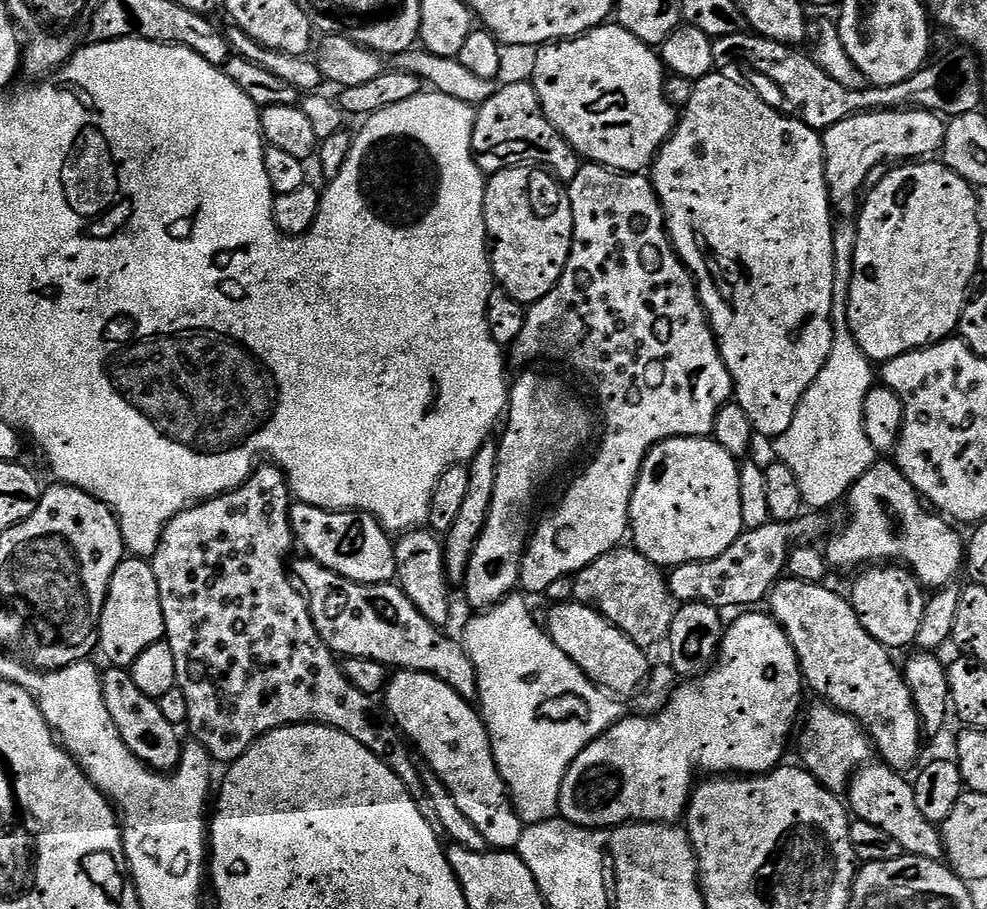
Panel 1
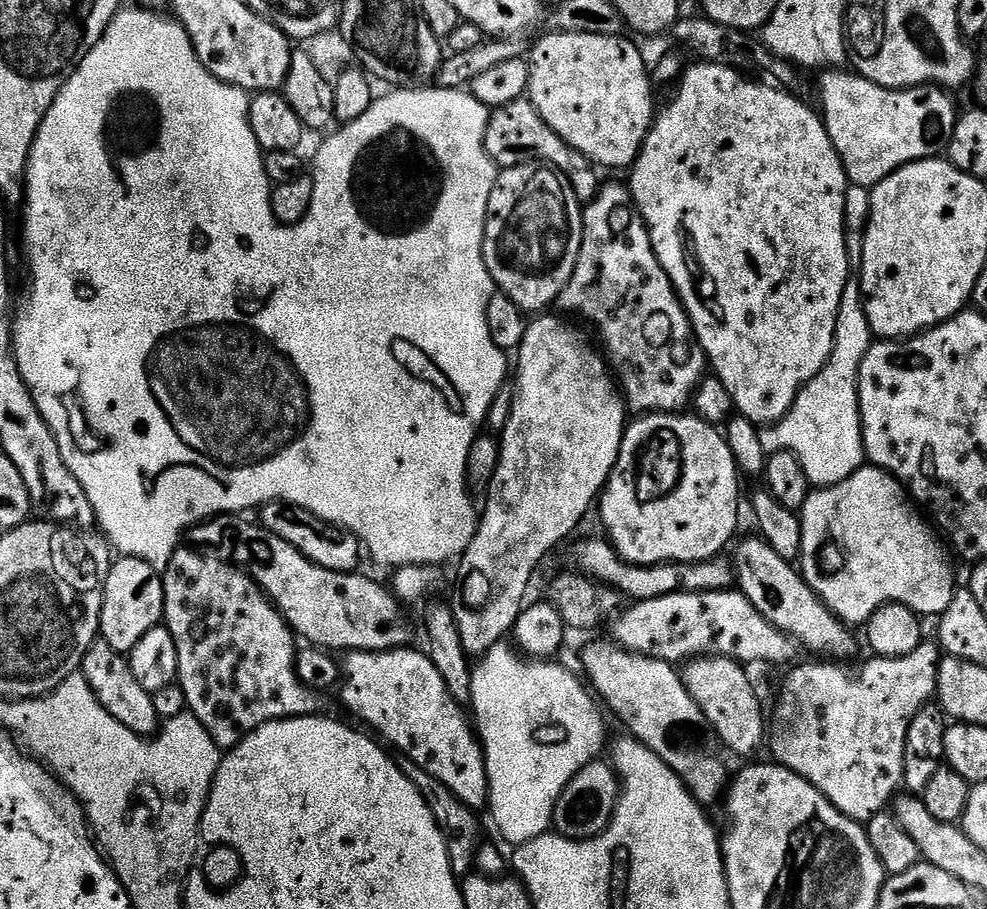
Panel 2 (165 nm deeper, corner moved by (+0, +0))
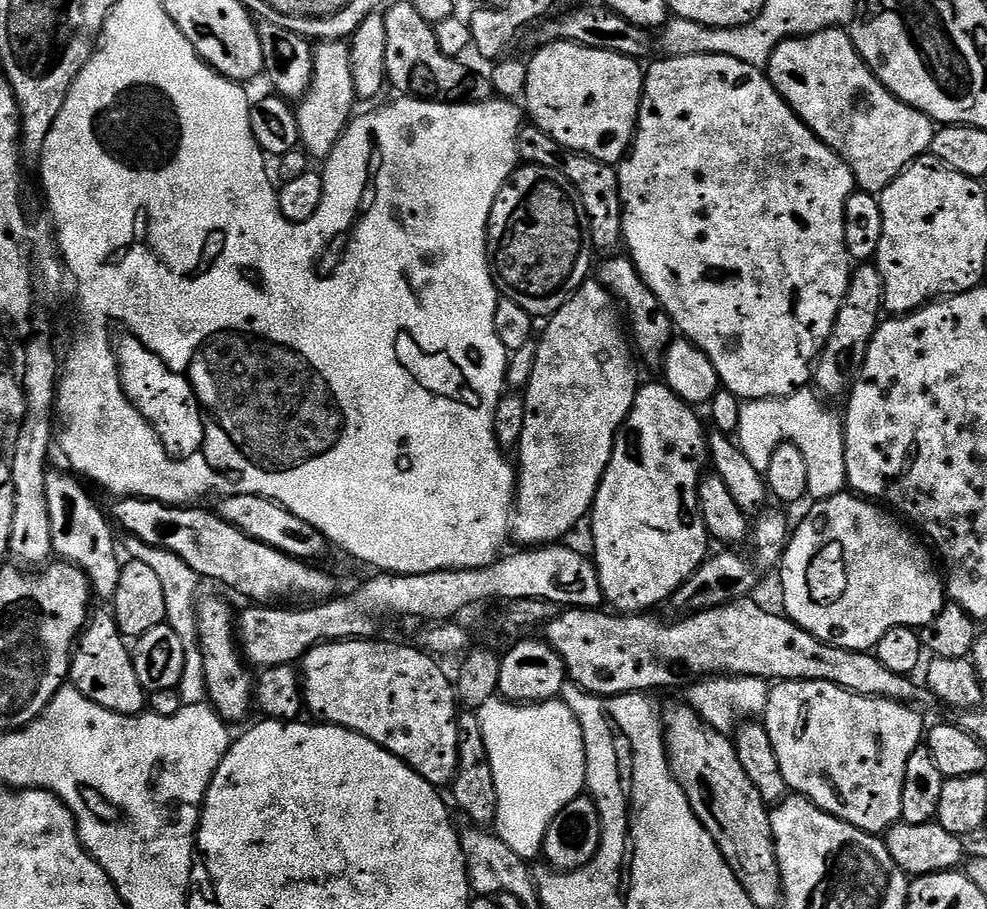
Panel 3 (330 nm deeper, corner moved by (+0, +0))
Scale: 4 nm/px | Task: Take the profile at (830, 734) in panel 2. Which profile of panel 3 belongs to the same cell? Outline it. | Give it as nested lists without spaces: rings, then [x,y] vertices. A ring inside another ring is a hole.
[[[782,680],[771,685],[762,723],[770,734],[774,754],[778,754],[782,778],[786,778],[795,795],[805,796],[822,811],[863,832],[883,834],[900,820],[906,762],[926,736],[926,723],[912,706],[884,696],[847,692],[842,686],[834,686],[834,682]]]

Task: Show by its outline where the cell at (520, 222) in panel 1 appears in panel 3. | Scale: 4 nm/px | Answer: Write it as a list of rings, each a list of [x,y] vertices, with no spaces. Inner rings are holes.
[[[537,164],[517,167],[516,171],[512,173],[512,177],[502,186],[502,190],[490,210],[490,218],[488,219],[488,262],[492,266],[492,280],[496,283],[497,293],[500,296],[510,298],[510,302],[518,302],[518,306],[522,306],[522,310],[526,310],[533,318],[540,318],[540,316],[544,316],[543,318],[551,317],[552,313],[558,311],[565,300],[573,292],[577,292],[581,284],[589,279],[591,272],[588,271],[591,268],[593,271],[594,268],[592,256],[594,257],[594,249],[588,239],[588,219],[584,213],[582,202],[578,198],[578,194],[571,182],[558,170],[550,170]]]

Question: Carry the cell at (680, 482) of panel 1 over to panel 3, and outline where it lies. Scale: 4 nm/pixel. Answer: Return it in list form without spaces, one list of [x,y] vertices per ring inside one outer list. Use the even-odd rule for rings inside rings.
[[[657,382],[657,384],[648,384],[645,388],[643,385],[637,387],[632,408],[628,411],[624,425],[616,433],[612,460],[608,463],[608,469],[605,470],[602,482],[598,486],[596,499],[592,501],[590,521],[592,520],[592,548],[596,551],[594,563],[596,573],[600,579],[600,595],[606,601],[607,607],[615,610],[617,613],[644,614],[649,610],[655,609],[652,608],[655,604],[661,603],[660,605],[663,605],[671,597],[672,593],[678,590],[678,586],[682,586],[682,582],[686,582],[686,578],[690,578],[690,574],[694,574],[694,570],[698,570],[700,565],[710,555],[710,549],[708,549],[708,544],[710,545],[708,527],[705,526],[704,520],[700,516],[700,503],[698,502],[698,494],[696,493],[700,485],[700,478],[705,475],[706,465],[709,463],[710,457],[708,455],[706,428],[700,425],[699,418],[692,412],[695,412],[693,405],[685,404],[684,401],[679,400],[668,389],[667,384]]]

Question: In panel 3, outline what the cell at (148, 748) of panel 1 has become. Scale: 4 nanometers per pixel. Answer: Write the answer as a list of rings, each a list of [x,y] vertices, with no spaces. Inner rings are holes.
[[[93,611],[74,645],[70,684],[90,698],[90,702],[106,710],[123,716],[138,716],[145,711],[146,693],[138,682],[129,645],[124,644],[127,644],[126,637],[116,625],[115,615],[111,611]]]

